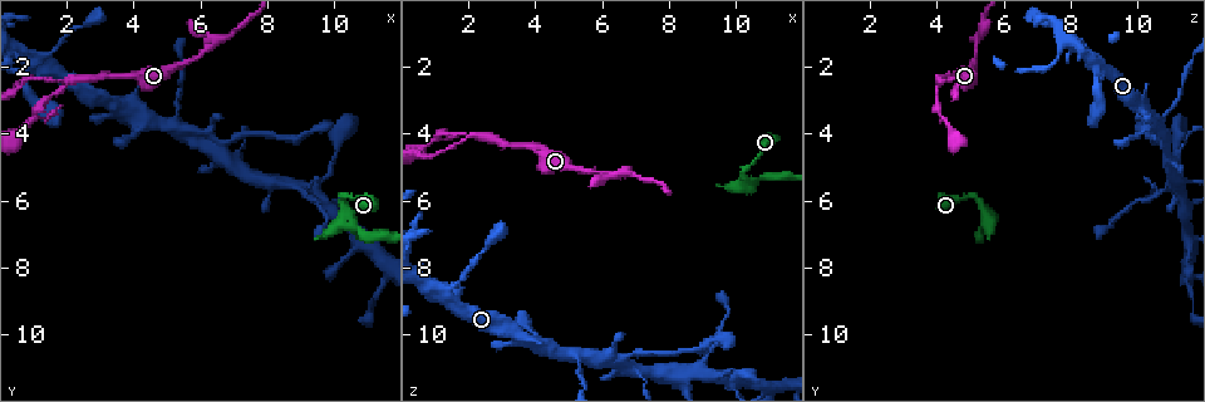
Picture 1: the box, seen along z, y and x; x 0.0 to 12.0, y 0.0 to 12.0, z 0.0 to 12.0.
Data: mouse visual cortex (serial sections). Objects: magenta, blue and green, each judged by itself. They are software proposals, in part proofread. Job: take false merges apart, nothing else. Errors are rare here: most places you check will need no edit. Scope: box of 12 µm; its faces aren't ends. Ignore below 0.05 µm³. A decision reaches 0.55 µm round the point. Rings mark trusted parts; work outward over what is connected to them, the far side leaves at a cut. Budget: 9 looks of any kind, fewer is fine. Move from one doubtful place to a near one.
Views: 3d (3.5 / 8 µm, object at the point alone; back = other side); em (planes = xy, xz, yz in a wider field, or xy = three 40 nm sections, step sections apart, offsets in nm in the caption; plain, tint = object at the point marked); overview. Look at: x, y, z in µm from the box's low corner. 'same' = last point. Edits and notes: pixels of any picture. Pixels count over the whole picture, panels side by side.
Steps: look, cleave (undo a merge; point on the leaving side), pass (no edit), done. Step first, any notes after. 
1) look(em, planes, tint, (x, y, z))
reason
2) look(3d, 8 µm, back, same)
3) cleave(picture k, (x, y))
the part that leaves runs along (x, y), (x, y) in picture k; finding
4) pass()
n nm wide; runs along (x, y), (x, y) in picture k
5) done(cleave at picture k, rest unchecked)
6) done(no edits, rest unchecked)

look(3d, 3.5 µm, (10.3, 6.6, 5.5))

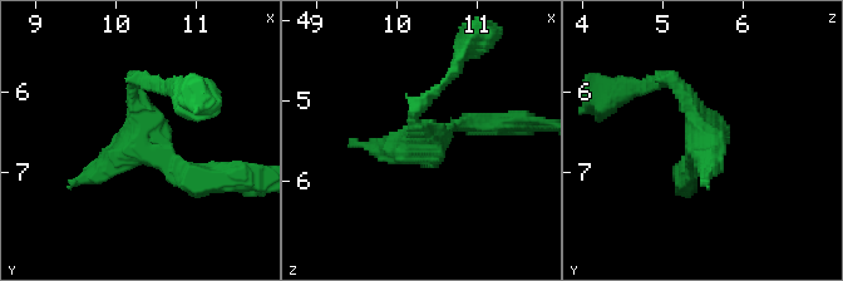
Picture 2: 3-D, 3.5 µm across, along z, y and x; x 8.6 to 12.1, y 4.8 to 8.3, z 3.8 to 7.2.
look(em, xy, step 3, tint, (10.25, 6.60, 5.50))

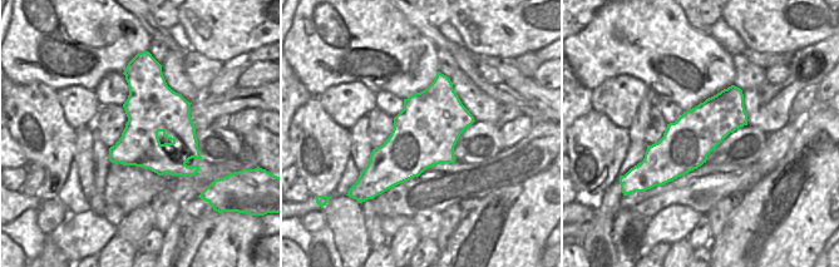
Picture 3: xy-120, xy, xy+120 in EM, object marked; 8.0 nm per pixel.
pass()
runs along (143, 82), (139, 144), (205, 178) in picture 2; all the same cell

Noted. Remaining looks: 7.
look(3d, 8 µm, back, (6.3, 4.5, 10.9))
side arm on a straight run

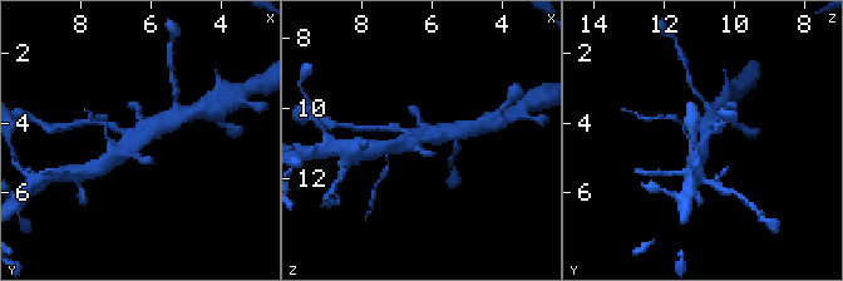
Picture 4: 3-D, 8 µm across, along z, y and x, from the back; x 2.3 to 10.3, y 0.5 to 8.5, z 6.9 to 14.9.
look(3d, 3.5 µm, back, (6.3, 4.4, 10.9))
zoom in

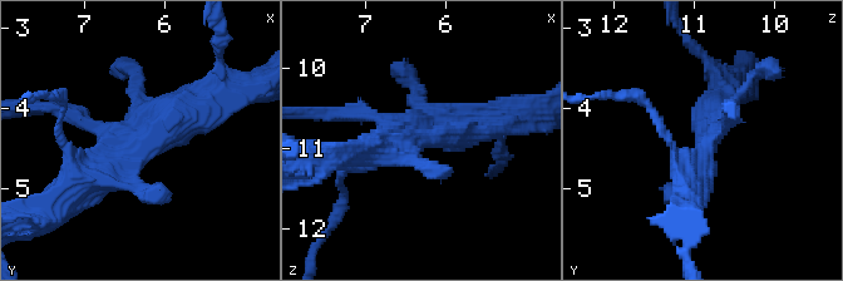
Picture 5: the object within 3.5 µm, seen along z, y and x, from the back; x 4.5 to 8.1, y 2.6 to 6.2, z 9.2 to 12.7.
pass()
arms of 150, 350, 400 nm; runs along (212, 100), (78, 182) in picture 5; one cell here

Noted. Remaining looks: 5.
look(3d, 8 µm, (6.4, 1.3, 5.1))

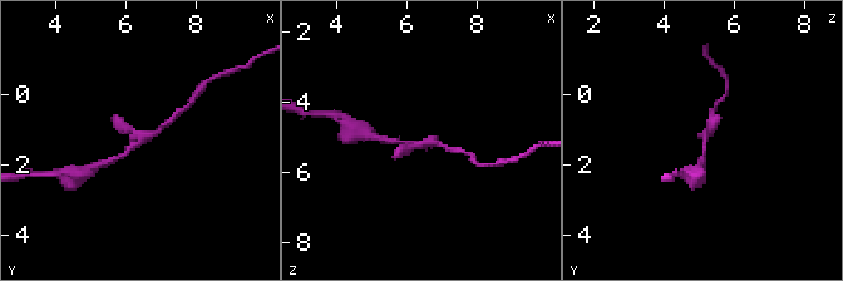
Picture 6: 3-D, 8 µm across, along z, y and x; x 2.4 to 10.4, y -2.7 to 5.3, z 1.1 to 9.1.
look(em, xy, step 3, tint, (6.4, 1.2, 5.2))
shape alone is not enough

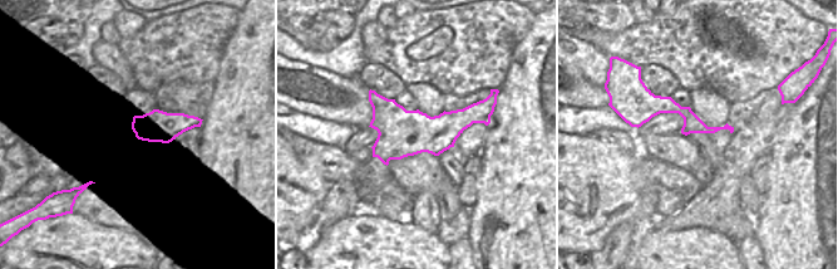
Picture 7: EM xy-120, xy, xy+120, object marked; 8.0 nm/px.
pass()
runs along (704, 159), (706, 132), (719, 119) in picture 6; one cell here

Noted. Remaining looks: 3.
look(3d, 8 µm, (2.1, 2.4, 4.1))
a fork

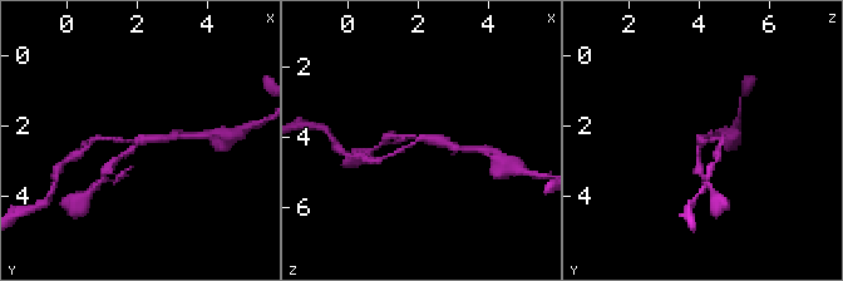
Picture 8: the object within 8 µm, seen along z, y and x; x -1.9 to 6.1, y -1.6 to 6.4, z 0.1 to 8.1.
look(3d, 3.5 µm, back, (2.0, 2.5, 4.0))

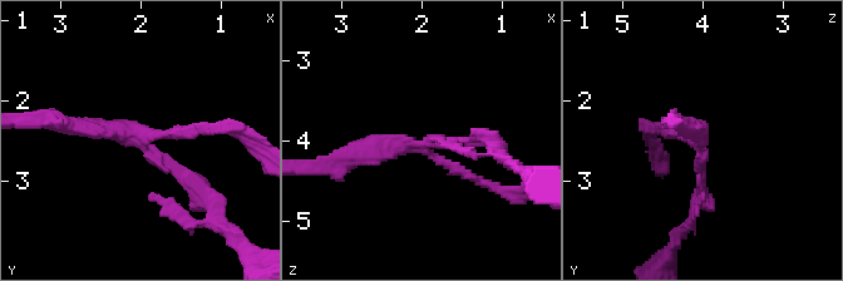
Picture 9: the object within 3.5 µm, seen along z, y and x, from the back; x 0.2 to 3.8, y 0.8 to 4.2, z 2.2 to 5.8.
look(em, xy, step 5, tint, (2.10, 2.45, 4.10))
3 arms; arms of 100, 150, 200 nm

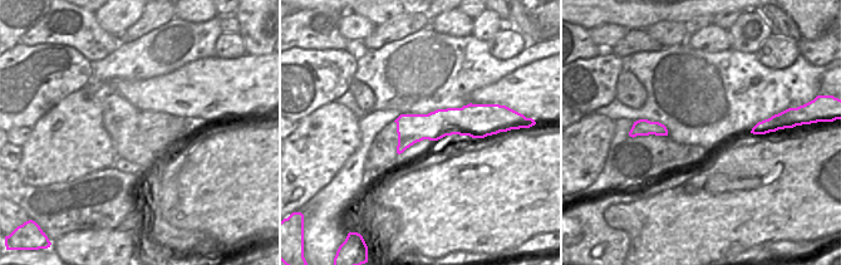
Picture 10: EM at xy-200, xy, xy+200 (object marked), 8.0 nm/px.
pass()
runs along (55, 118), (122, 131), (198, 192) in picture 9; all the same cell

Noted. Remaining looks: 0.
done(no edits, rest unchecked)

